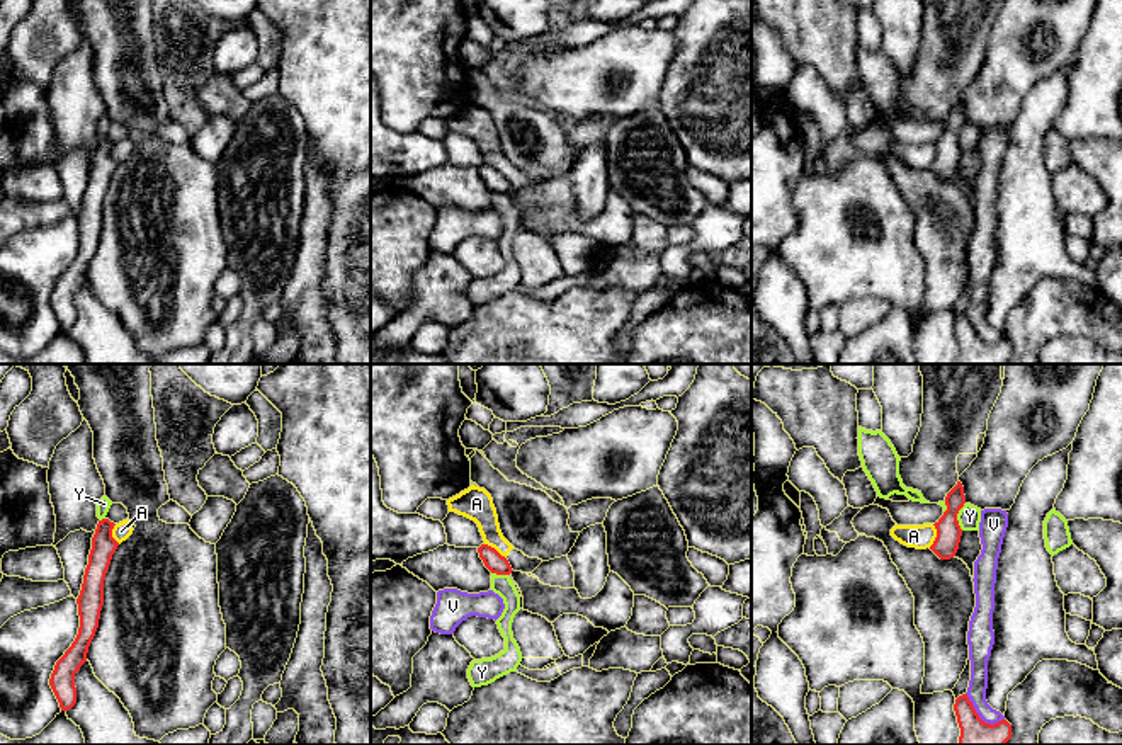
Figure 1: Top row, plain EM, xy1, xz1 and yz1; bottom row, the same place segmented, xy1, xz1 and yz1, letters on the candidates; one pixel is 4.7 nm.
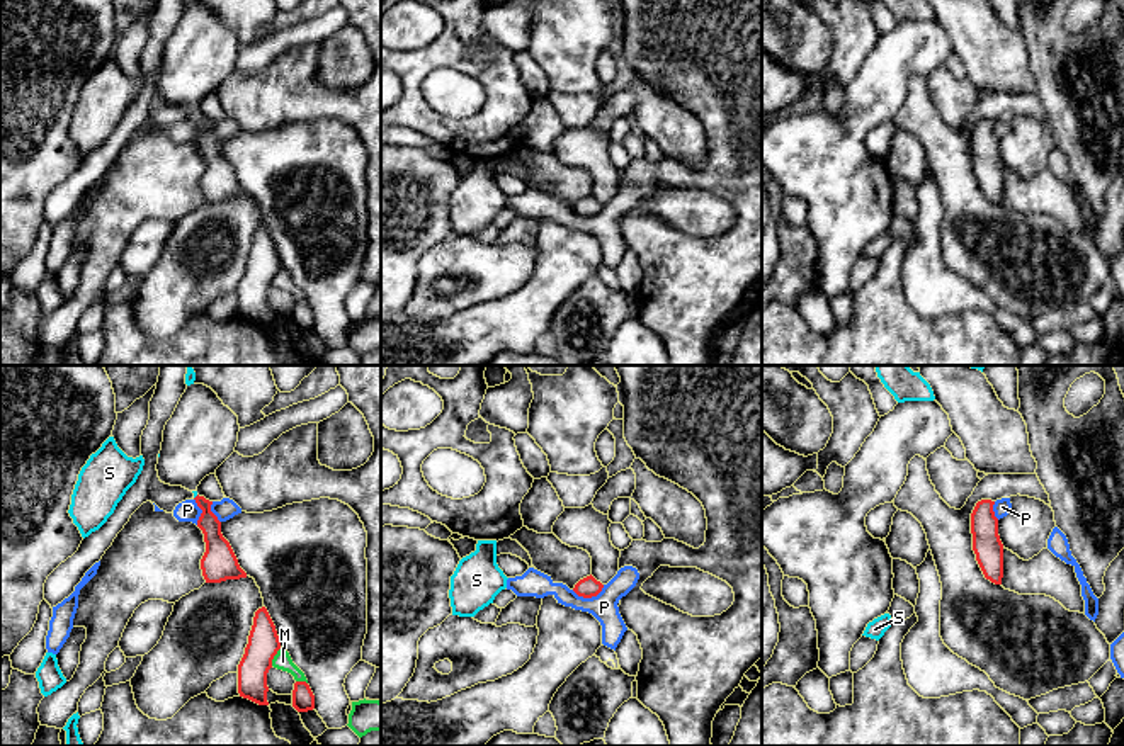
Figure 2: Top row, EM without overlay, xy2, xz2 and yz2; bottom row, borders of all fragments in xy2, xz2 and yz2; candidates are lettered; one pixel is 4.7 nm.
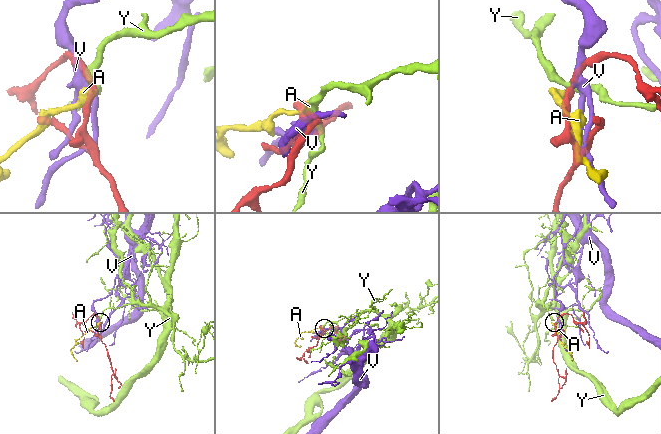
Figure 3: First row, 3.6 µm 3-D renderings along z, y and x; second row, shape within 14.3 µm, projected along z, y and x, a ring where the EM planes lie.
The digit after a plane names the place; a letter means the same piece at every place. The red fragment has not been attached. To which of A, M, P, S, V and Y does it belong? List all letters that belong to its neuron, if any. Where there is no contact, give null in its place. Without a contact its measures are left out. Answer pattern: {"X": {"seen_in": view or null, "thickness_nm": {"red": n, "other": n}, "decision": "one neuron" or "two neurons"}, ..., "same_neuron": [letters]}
{"A": {"seen_in": "yz1", "thickness_nm": {"red": 120, "other": 110}, "decision": "two neurons"}, "M": {"seen_in": "xy2", "thickness_nm": {"red": 150, "other": 80}, "decision": "two neurons"}, "P": {"seen_in": "xz2", "thickness_nm": {"red": 100, "other": 130}, "decision": "two neurons"}, "S": {"seen_in": "xy2", "thickness_nm": {"red": 100, "other": 20}, "decision": "one neuron"}, "V": {"seen_in": "yz1", "thickness_nm": {"red": 200, "other": 90}, "decision": "two neurons"}, "Y": {"seen_in": "yz1", "thickness_nm": {"red": 120, "other": 110}, "decision": "two neurons"}, "same_neuron": ["S"]}

